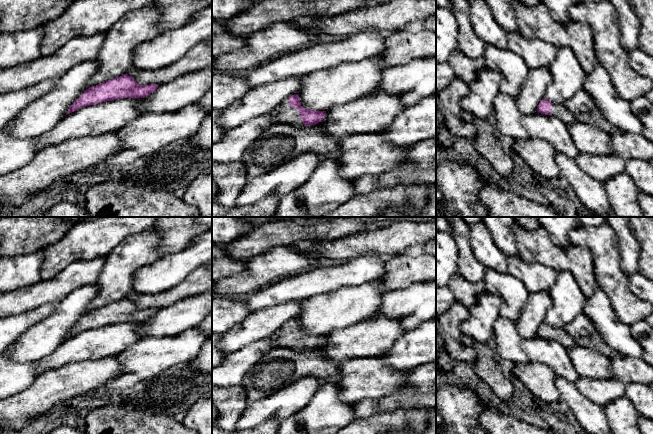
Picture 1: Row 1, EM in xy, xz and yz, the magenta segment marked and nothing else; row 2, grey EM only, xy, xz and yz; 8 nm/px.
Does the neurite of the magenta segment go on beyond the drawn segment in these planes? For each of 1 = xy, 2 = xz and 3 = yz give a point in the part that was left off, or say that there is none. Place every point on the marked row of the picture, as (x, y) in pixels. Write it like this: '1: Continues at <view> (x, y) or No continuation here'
1: No continuation here
2: Continues at xz (284, 114)
3: Continues at yz (558, 110)

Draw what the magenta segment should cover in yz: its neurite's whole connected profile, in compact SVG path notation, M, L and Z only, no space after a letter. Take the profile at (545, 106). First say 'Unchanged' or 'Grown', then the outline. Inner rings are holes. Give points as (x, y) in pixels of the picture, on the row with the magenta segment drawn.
Grown. M543 98L537 108L537 112L545 115L552 115L561 119L566 125L571 124L574 119L570 112L562 104L553 104Z

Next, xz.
Grown. M297 94L285 99L275 110L267 115L278 124L290 124L293 126L310 126L323 120L326 111L312 111L301 106Z

